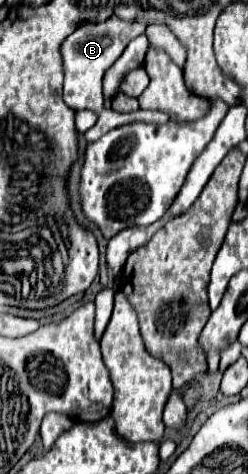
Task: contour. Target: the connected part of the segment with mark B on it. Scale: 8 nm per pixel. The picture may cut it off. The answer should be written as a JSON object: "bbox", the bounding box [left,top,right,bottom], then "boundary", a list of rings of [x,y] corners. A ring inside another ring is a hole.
{"bbox":[61,17,145,111],"boundary":[[[119,17],[107,19],[101,23],[83,23],[79,25],[61,45],[61,59],[65,69],[65,83],[63,83],[63,101],[73,111],[89,109],[89,111],[101,111],[103,107],[103,93],[101,93],[101,79],[103,73],[119,59],[127,43],[141,35],[145,31],[145,25],[141,23],[129,23]]]}

